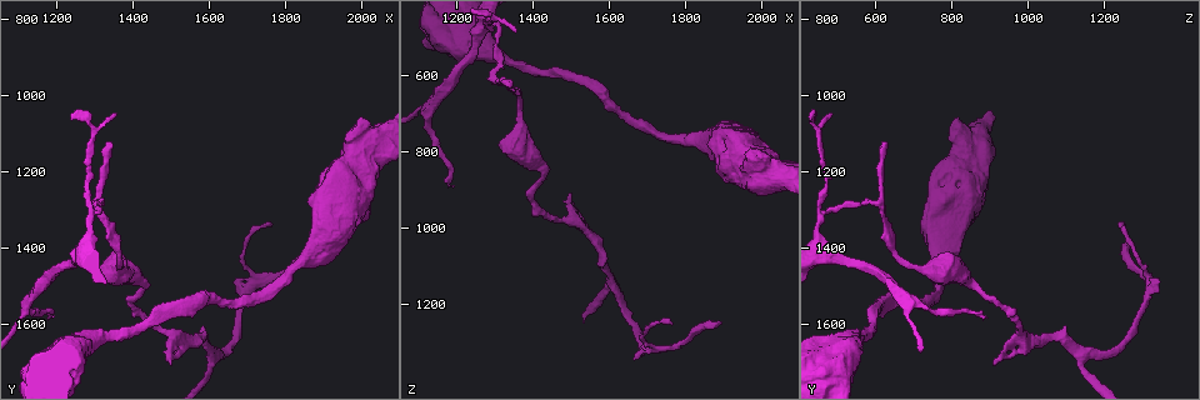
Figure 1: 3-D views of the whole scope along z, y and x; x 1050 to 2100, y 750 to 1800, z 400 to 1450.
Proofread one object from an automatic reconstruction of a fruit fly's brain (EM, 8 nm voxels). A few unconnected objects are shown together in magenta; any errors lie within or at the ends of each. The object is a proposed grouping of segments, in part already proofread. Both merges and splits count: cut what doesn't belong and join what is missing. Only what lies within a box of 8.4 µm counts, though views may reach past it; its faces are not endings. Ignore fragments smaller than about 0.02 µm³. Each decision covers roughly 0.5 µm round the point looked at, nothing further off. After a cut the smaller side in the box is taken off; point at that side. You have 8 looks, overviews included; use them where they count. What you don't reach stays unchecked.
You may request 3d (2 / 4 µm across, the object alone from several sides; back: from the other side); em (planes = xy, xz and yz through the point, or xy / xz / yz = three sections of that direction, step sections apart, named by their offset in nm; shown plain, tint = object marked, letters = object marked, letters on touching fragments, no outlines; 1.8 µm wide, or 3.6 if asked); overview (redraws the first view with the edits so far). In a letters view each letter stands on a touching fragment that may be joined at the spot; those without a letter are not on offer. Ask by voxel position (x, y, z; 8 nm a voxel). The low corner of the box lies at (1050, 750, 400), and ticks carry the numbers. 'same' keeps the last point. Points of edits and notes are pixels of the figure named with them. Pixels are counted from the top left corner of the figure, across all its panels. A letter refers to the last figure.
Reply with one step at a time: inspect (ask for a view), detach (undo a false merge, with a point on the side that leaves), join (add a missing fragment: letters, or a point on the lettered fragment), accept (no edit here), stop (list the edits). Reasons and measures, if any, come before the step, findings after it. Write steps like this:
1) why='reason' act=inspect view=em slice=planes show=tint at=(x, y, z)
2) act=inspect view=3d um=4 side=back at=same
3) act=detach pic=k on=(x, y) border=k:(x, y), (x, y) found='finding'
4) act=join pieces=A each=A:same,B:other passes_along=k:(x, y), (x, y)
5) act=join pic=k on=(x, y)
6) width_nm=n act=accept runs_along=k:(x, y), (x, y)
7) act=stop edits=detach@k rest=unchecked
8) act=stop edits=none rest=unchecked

why='free end' act=inspect view=em slice=planes show=letters at=(1895, 1400, 1245)

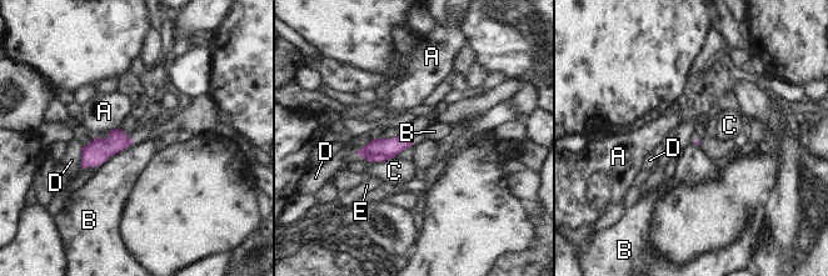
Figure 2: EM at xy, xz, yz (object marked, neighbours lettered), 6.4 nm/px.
longest_contact=B:280nm act=accept each=A:other,B:other,C:other,D:other,E:other border=2:(134, 142), (109, 156), (98, 167) found='none of them fits'

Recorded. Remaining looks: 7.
why='sharp bend' act=inspect view=em slice=xz step=8 show=tint at=(1305, 1285, 600)

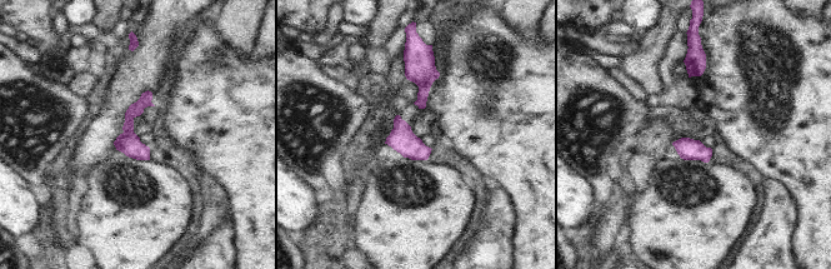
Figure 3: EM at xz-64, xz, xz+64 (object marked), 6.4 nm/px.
why='another direction' act=inspect view=em slice=yz step=8 show=letters at=same

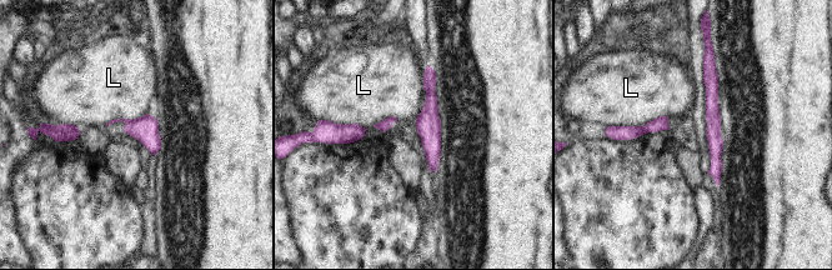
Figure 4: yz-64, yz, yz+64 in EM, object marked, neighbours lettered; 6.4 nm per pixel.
act=accept each=L:other found='one neuron here'

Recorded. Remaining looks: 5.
why='abrupt turn' act=inspect view=3d um=4 at=(1390, 1555, 930)

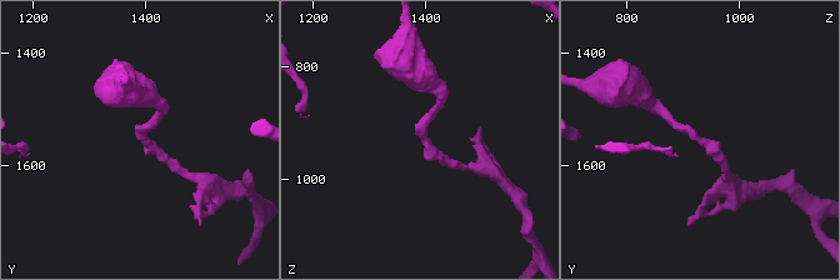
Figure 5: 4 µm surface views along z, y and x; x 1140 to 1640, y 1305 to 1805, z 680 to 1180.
act=inspect view=em slice=yz step=8 show=tint at=(1395, 1545, 920)

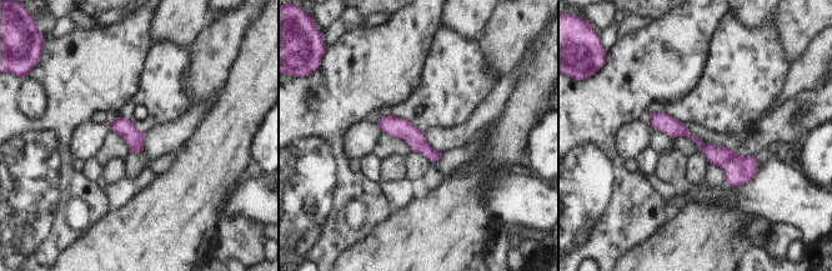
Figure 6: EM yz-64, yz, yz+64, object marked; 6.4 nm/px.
act=inspect view=em slice=planes show=letters at=same

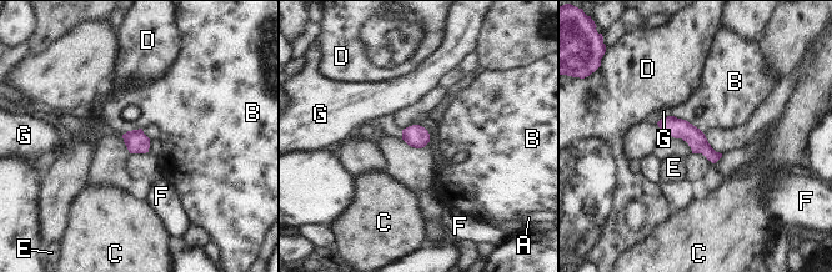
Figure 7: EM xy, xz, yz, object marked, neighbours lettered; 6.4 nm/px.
act=accept each=A:other,B:other,C:other,D:other,E:other,F:other,G:other found='one neuron here'

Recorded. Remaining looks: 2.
why='branch point' act=inspect view=em slice=xy step=16 show=tint at=(1610, 1680, 1135)

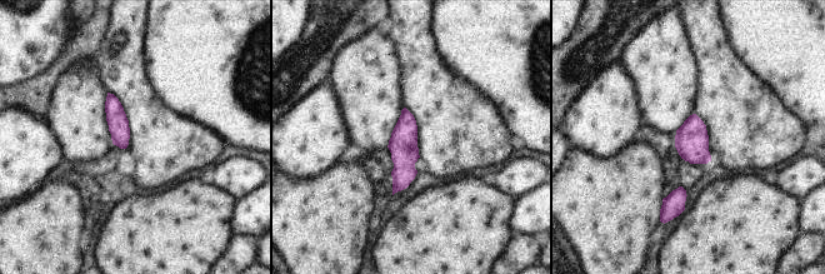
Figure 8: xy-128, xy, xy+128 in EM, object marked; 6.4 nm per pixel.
act=inspect view=em slice=planes show=letters at=same

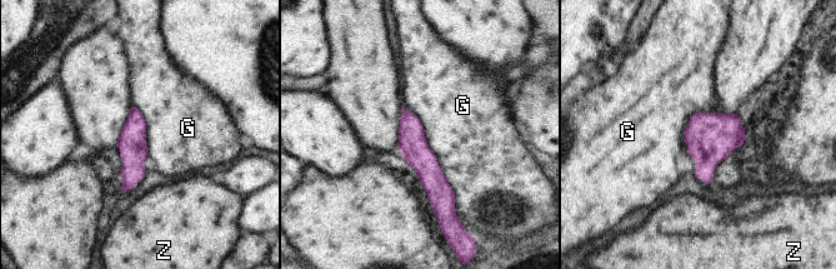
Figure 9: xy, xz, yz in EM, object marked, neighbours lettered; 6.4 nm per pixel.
act=accept each=G:other,Z:other border=9:(404, 108), (421, 124), (457, 217) found='one neuron here'

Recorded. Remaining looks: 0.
act=stop edits=none rest=unchecked

